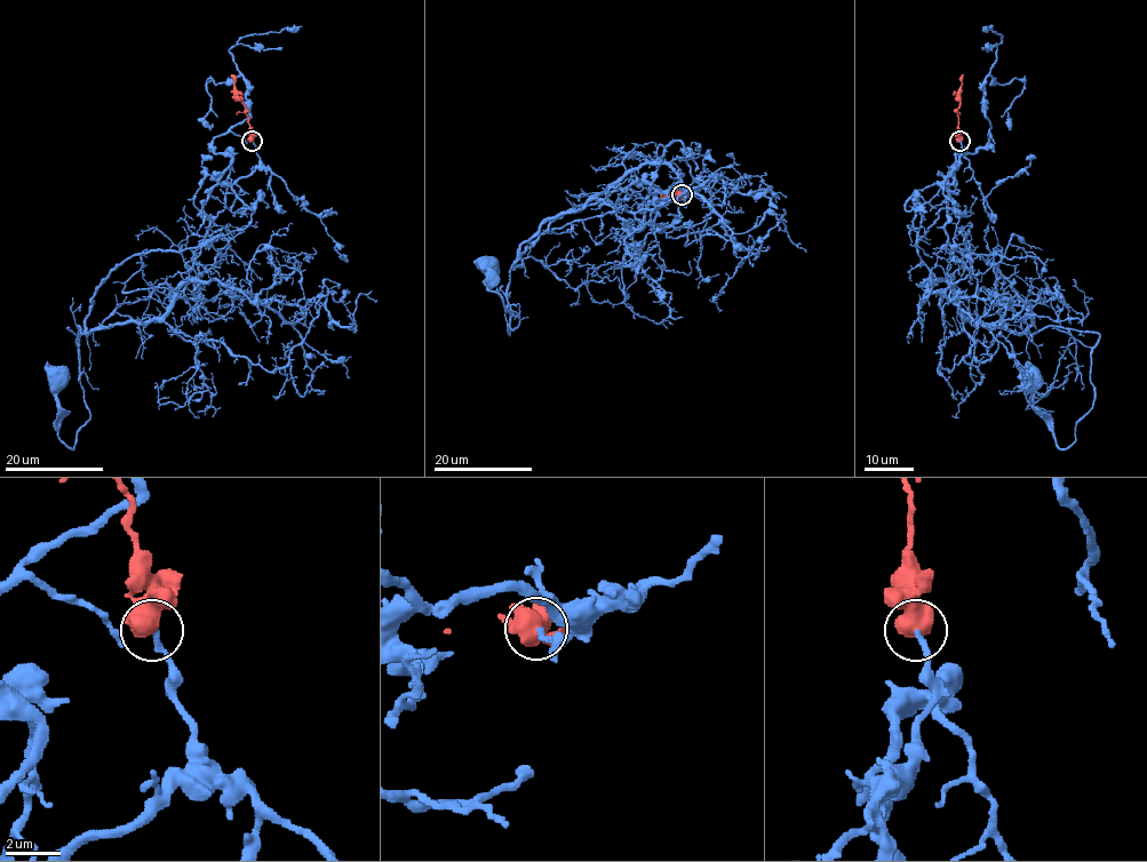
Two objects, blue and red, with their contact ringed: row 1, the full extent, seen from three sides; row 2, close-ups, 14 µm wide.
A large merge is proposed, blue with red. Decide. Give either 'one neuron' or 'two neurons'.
one neuron

